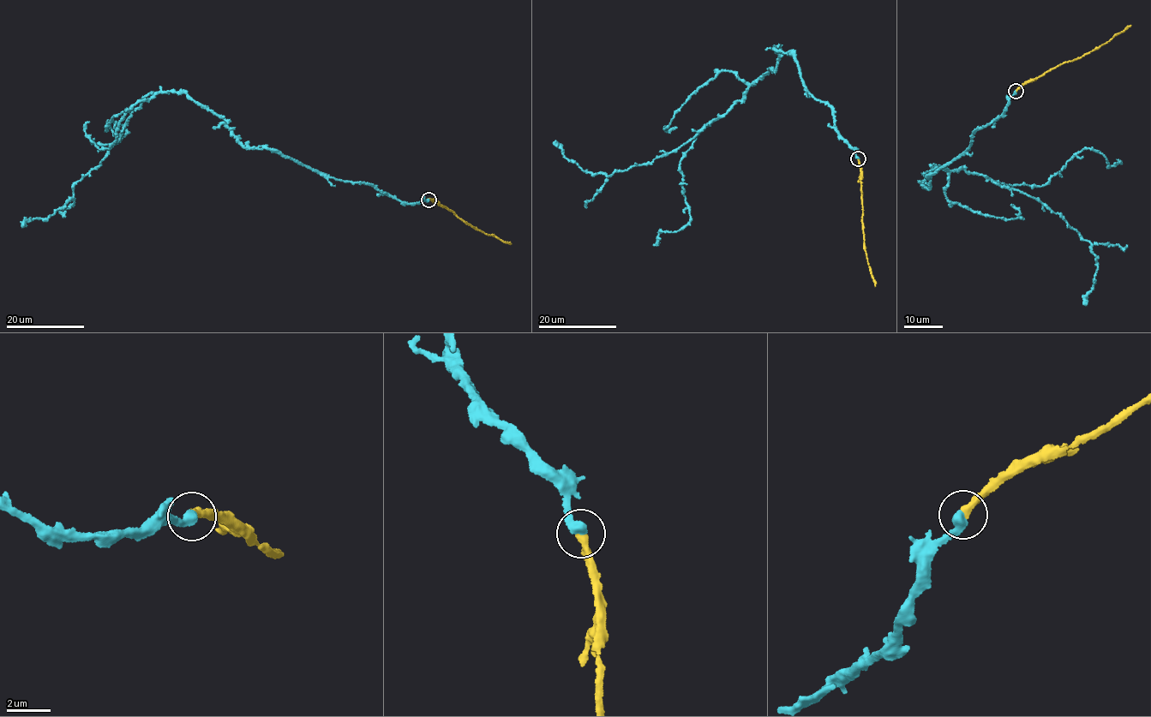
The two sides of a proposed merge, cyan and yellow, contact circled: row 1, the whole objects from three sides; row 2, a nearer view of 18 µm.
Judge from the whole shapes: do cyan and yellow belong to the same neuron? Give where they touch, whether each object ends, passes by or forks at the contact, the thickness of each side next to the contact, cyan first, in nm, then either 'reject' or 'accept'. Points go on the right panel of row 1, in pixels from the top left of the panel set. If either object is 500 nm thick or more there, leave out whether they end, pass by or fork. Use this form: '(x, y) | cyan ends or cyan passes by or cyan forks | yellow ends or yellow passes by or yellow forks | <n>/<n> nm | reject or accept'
(1016, 91) | cyan ends | yellow ends | 440/400 nm | accept

